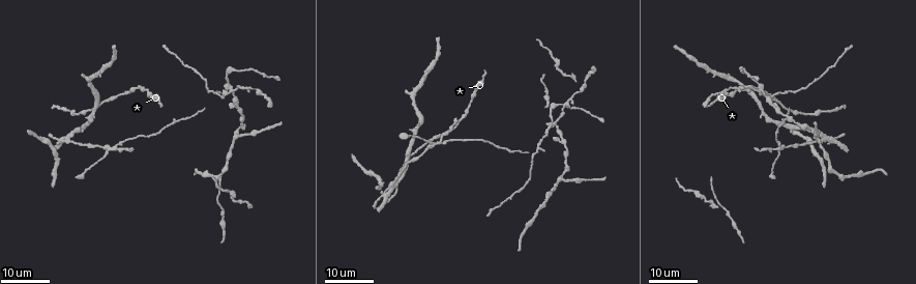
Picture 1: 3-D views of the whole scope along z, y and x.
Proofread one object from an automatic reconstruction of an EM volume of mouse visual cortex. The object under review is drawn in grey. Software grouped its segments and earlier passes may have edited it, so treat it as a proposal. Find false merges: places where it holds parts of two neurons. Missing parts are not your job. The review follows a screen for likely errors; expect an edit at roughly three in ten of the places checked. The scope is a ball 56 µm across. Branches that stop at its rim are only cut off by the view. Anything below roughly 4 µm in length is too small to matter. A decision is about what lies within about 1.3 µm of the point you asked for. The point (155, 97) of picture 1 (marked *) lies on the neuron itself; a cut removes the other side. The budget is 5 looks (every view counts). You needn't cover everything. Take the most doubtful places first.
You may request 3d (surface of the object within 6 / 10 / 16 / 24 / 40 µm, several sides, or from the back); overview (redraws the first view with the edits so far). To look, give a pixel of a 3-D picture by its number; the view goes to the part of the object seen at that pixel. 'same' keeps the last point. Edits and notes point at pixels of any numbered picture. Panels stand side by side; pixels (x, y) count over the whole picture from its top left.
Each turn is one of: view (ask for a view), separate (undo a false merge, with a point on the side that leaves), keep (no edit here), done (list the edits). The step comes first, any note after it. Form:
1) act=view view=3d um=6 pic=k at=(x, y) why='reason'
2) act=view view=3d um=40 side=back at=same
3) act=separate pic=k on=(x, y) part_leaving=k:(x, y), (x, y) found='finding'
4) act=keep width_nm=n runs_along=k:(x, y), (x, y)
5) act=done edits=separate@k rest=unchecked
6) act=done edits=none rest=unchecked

act=view view=3d um=24 pic=1 at=(109, 148) why='a fork'

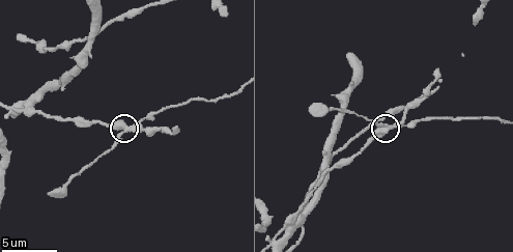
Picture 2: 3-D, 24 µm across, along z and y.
act=view view=3d um=10 pic=2 at=(389, 125)

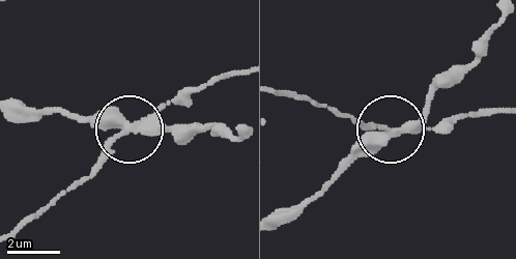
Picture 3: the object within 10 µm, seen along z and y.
act=separate pic=3 on=(175, 101) width_nm=300 part_leaving=3:(145, 122), (203, 87), (236, 76) found='a second neuron is stuck on'

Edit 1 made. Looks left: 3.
act=view view=3d um=16 pic=1 at=(762, 88) why='three arms meet'

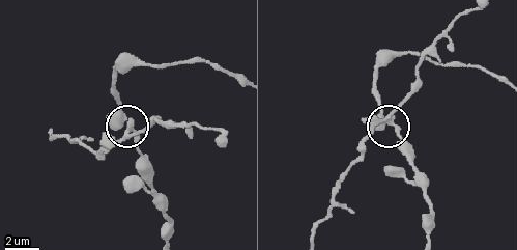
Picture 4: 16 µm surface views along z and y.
act=view view=3d um=6 pic=4 at=(390, 118)

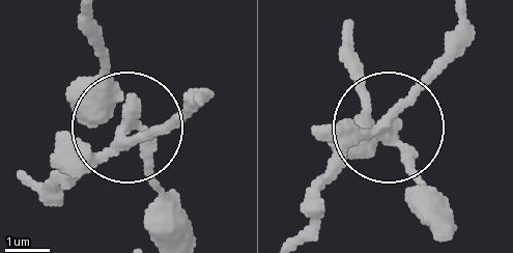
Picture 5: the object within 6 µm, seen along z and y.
act=separate pic=5 on=(340, 127) width_nm=290 part_leaving=5:(389, 135), (359, 146), (304, 235) found='a second neuron is stuck on'

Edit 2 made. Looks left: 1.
act=done edits=separate@3,separate@5 rest=unchecked

